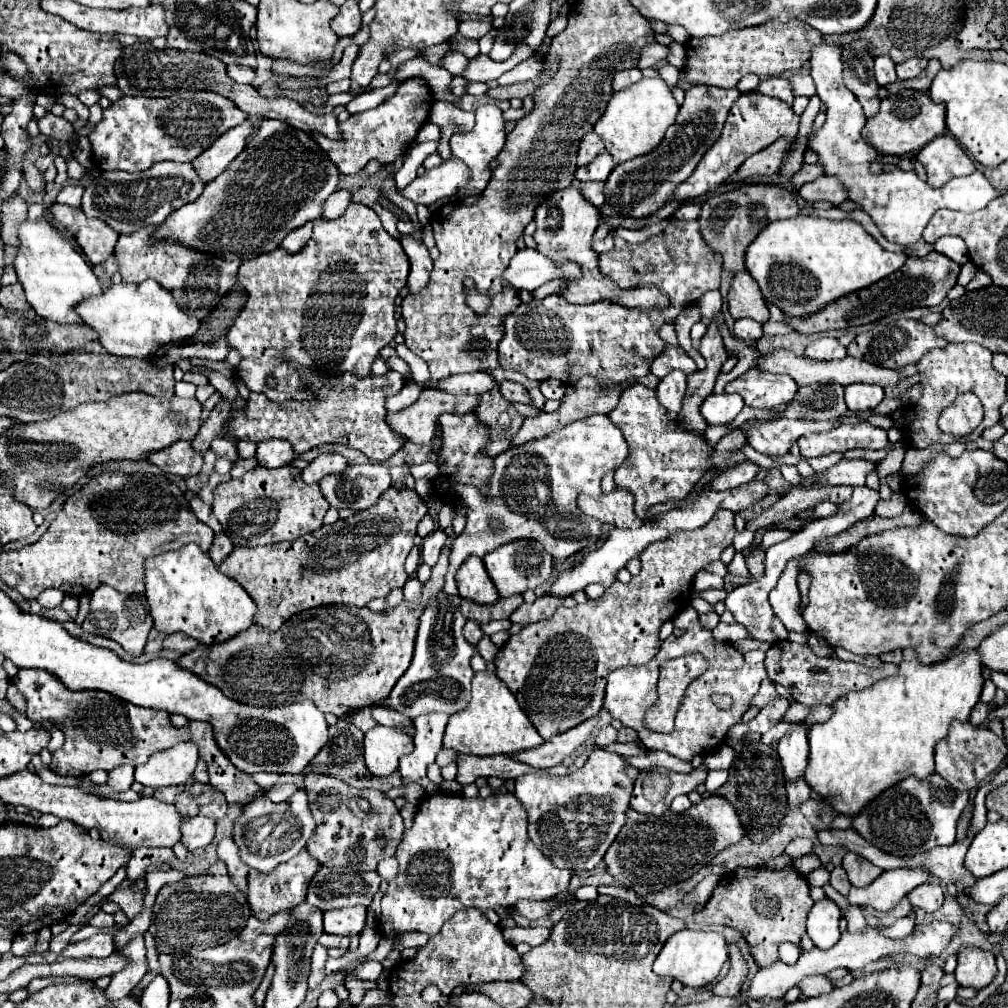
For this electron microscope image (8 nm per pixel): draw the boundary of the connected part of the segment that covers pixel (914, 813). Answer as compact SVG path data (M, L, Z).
M933 773L927 779L907 777L885 789L869 801L859 815L853 817L853 829L859 831L875 847L893 855L917 855L937 845L953 845L957 821L969 801L969 791L955 791L941 775Z

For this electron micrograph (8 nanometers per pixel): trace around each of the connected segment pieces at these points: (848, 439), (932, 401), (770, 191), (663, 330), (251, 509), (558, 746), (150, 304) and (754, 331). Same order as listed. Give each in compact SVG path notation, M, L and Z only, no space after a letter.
M855 423L855 425L839 425L827 433L809 433L797 441L801 449L801 457L813 459L823 457L835 451L849 451L849 449L885 449L887 447L887 433L871 423Z
M949 343L945 349L933 349L927 355L923 355L923 359L917 363L919 373L923 375L923 379L919 381L919 385L921 385L921 397L919 397L919 401L915 401L915 405L907 407L907 417L909 419L901 427L903 439L907 439L905 443L911 445L911 447L917 447L917 449L925 449L925 447L929 447L933 443L955 441L957 437L945 435L943 431L939 431L937 417L963 391L973 391L983 401L985 417L983 417L981 425L973 433L969 433L969 435L965 435L961 439L965 443L973 441L975 437L981 435L983 429L993 427L1001 419L1001 415L999 415L1001 403L1007 401L1007 393L1005 393L1005 385L1007 385L1005 379L1007 377L1001 375L999 371L995 371L995 367L993 367L991 361L993 361L993 353L987 351L985 347L977 345L977 343L967 343L967 345L963 345L963 343Z
M741 183L737 189L717 193L701 205L701 233L709 247L723 255L723 267L731 273L745 269L745 249L759 235L763 227L777 219L789 219L799 215L799 205L789 189L781 185L755 185Z
M665 323L659 327L659 337L665 341L665 343L671 343L671 345L679 345L677 343L677 333L675 333L675 327Z
M257 465L239 479L221 483L215 489L213 511L223 525L225 535L233 545L259 547L281 541L293 541L305 533L311 533L323 525L329 503L319 491L319 485L307 485L301 479L301 471L285 465L279 469L267 469Z
M599 717L587 719L581 725L573 727L571 731L565 731L563 735L555 735L531 751L517 751L511 757L515 757L515 761L527 763L531 767L541 767L541 769L555 767L555 765L563 763L575 749L579 749L589 739L591 729L595 727L597 719Z
M155 279L143 283L117 283L107 287L101 295L93 295L77 303L75 311L81 321L99 333L99 343L111 355L125 357L151 357L159 345L185 341L199 329L199 319L179 311L171 293L165 291Z
M739 319L739 323L735 323L733 335L741 339L759 339L763 335L763 325L755 319Z

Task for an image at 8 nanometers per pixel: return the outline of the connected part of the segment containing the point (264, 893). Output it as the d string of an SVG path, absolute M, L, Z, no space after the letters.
M299 851L299 855L295 855L291 861L281 863L279 867L275 867L271 873L259 873L259 871L251 871L247 877L247 901L251 905L251 911L257 919L269 919L271 915L285 911L285 909L293 909L297 907L301 901L305 901L307 895L307 887L311 877L317 873L319 863L307 855L307 851Z

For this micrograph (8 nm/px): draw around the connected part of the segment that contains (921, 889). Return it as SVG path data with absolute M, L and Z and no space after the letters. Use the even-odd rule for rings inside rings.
M927 881L927 883L919 885L919 887L915 887L907 895L907 899L909 899L909 903L913 907L919 907L923 911L933 913L933 911L937 911L943 905L945 895L943 895L943 889L941 889L941 885L937 881Z

